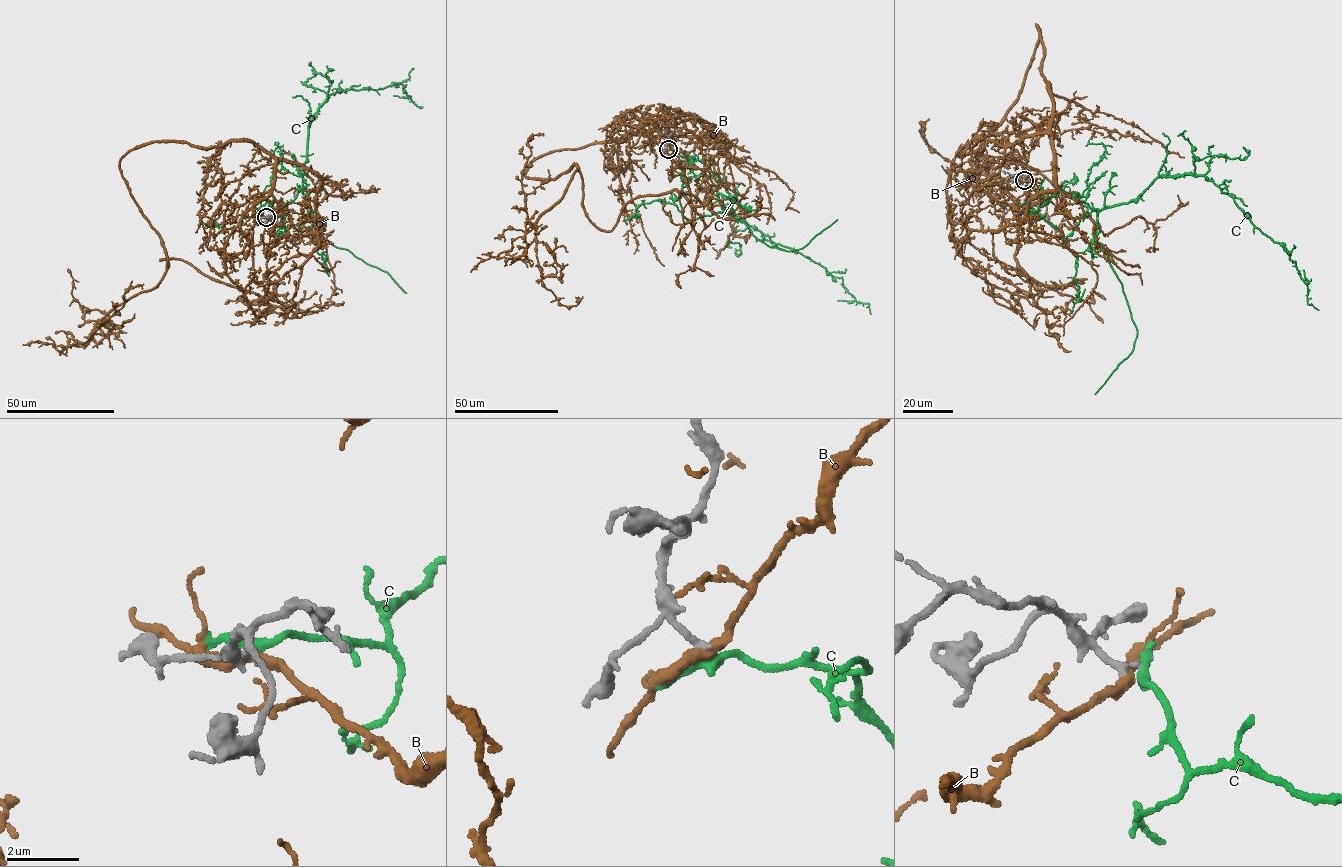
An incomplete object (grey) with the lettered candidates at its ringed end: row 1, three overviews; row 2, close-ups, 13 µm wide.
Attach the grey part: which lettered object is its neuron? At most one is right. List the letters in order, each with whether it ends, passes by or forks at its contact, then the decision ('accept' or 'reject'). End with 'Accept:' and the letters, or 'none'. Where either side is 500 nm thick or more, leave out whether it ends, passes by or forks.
B: it passes by; reject
C: it passes by; reject
Accept: none

